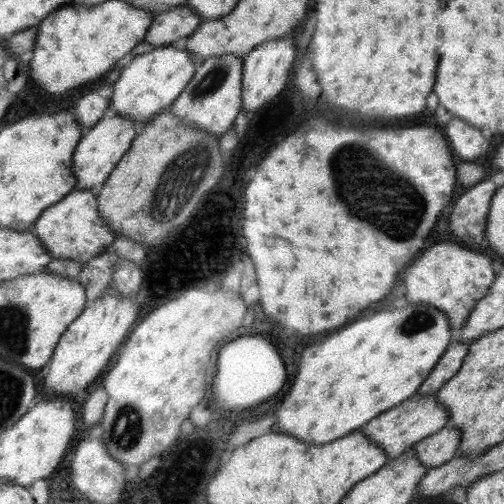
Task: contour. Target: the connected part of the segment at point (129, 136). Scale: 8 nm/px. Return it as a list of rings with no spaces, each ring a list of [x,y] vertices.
[[[109,112],[96,125],[85,131],[86,133],[80,138],[73,152],[72,173],[76,177],[75,188],[97,190],[108,179],[122,156],[128,152],[132,141],[135,140],[136,130],[134,121],[130,118]]]

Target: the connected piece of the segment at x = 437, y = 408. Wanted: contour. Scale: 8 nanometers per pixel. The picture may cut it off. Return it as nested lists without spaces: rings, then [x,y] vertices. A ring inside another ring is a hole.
[[[415,393],[397,406],[390,408],[390,411],[383,412],[369,420],[362,429],[369,440],[373,440],[377,446],[385,450],[388,459],[394,459],[420,440],[446,427],[449,420],[449,414],[442,404],[437,402],[435,393]]]

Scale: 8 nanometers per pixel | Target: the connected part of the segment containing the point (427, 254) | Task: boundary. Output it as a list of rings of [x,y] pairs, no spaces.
[[[438,242],[420,252],[404,274],[405,297],[409,304],[427,304],[445,312],[451,328],[461,329],[476,303],[485,297],[494,282],[492,262],[486,254],[452,242]]]

